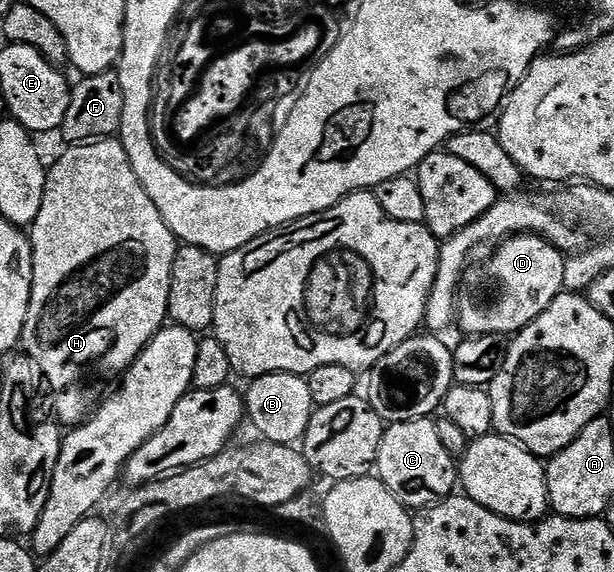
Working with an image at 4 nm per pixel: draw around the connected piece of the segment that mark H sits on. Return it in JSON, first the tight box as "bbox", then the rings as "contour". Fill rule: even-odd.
{"bbox":[21,139,177,427],"contour":[[[118,139],[70,146],[65,151],[65,155],[47,169],[44,198],[39,214],[29,226],[29,236],[31,238],[31,254],[33,255],[33,283],[31,284],[31,302],[27,312],[27,322],[23,328],[21,345],[26,356],[32,357],[37,363],[37,367],[41,367],[46,384],[50,388],[52,385],[55,389],[71,389],[56,403],[56,411],[54,410],[54,412],[64,426],[67,424],[67,427],[74,427],[80,424],[89,413],[86,395],[75,388],[90,373],[104,373],[107,377],[116,376],[115,378],[126,373],[128,367],[139,358],[140,351],[159,334],[160,329],[164,328],[165,322],[168,320],[167,300],[169,299],[169,283],[173,271],[177,238],[173,235],[173,231],[169,231],[165,219],[161,219],[161,211],[157,211],[157,207],[153,207],[153,199],[149,199],[141,179],[137,179],[137,171],[133,171],[133,163],[129,163],[129,155],[125,151],[122,141]]]}

